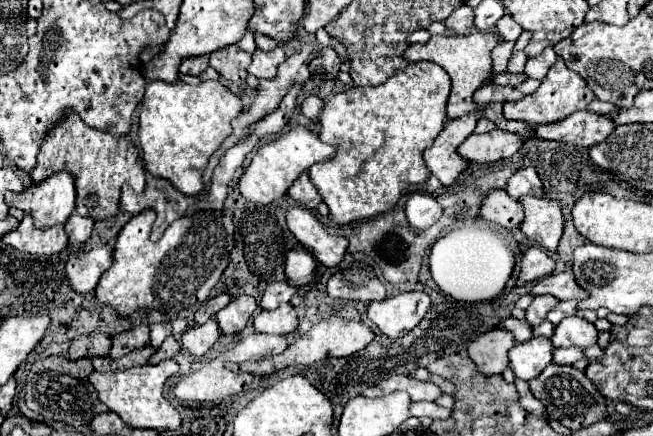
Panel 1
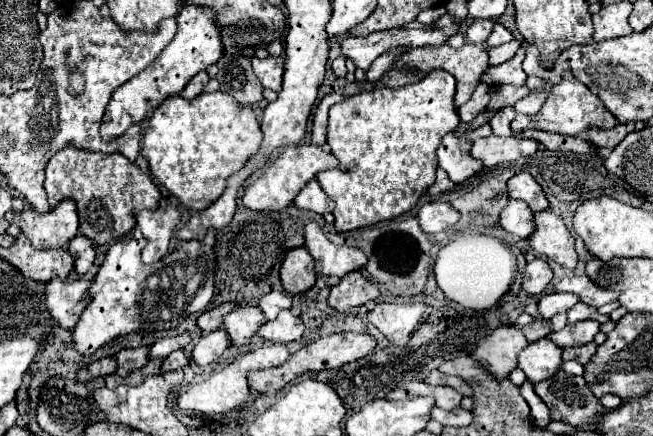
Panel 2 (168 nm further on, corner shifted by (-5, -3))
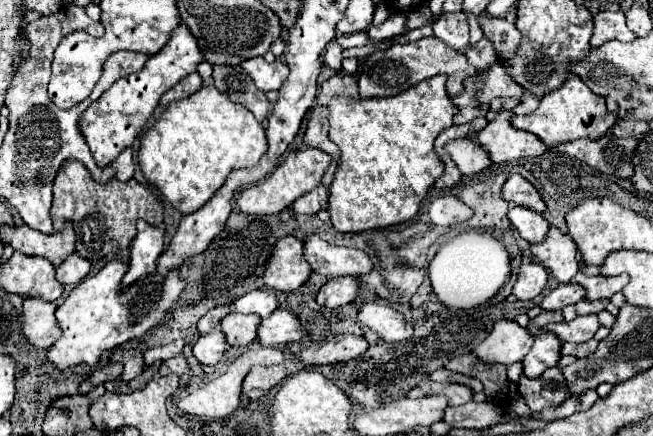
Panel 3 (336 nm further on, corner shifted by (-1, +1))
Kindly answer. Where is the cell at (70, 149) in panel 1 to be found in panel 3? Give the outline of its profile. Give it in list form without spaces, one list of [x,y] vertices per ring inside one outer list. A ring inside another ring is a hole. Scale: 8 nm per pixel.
[[[67,162],[55,178],[53,184],[53,208],[51,208],[53,228],[59,232],[67,222],[73,224],[77,234],[77,254],[85,260],[101,260],[109,254],[129,248],[135,238],[137,220],[145,220],[147,224],[163,222],[163,206],[159,198],[141,186],[137,180],[119,182],[111,180],[107,186],[99,186],[91,180],[85,166],[77,162]]]

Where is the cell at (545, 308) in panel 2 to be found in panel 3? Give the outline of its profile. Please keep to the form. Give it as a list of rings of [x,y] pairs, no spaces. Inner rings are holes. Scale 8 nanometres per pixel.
[[[565,284],[565,286],[557,286],[551,294],[547,294],[541,302],[543,310],[563,310],[569,304],[577,304],[579,300],[585,298],[585,288],[581,284]]]

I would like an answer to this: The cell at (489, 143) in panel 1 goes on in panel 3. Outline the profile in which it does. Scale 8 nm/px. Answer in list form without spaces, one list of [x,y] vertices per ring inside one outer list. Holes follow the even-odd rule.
[[[502,111],[477,136],[477,142],[489,150],[493,162],[511,162],[521,158],[537,158],[547,148],[537,136],[511,126],[512,111]]]

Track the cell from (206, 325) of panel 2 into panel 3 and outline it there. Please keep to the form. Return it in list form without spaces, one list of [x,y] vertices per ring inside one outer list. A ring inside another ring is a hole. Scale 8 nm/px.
[[[217,306],[213,310],[209,310],[199,322],[197,322],[197,328],[199,328],[199,334],[205,336],[209,334],[213,328],[219,326],[219,322],[229,314],[229,306]]]

